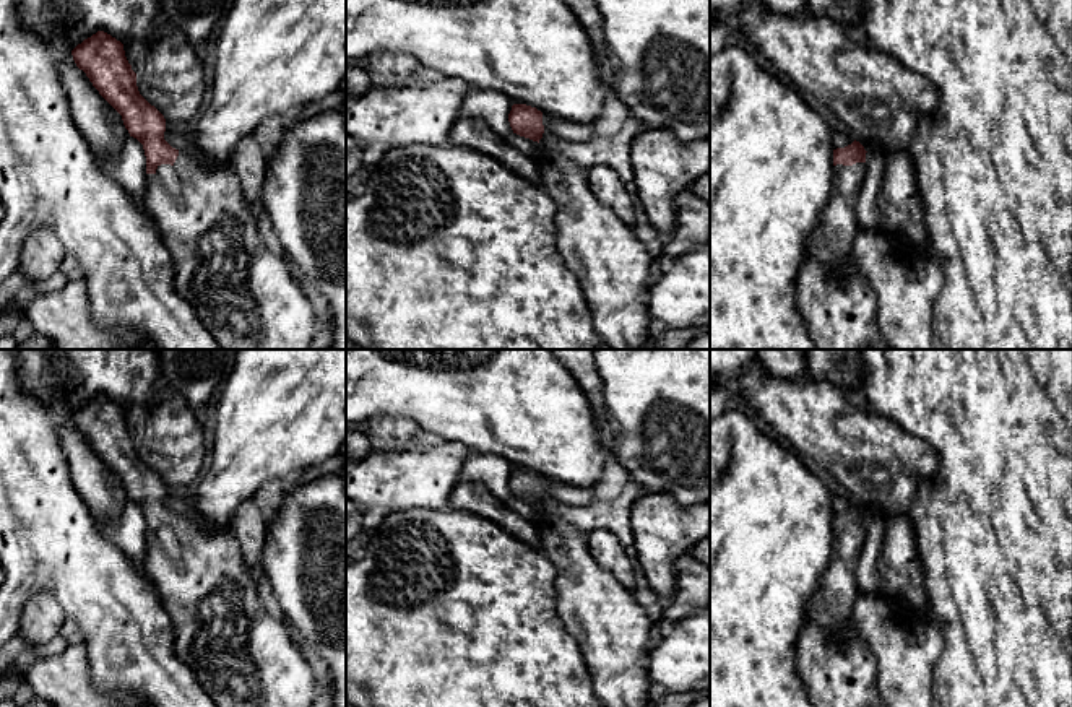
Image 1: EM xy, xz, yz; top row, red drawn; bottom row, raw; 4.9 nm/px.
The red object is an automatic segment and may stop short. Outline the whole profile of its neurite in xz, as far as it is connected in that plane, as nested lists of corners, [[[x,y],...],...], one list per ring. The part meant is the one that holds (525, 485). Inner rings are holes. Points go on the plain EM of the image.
[[[513,468],[508,478],[508,486],[513,497],[538,507],[544,499],[551,497],[551,479],[526,468]]]

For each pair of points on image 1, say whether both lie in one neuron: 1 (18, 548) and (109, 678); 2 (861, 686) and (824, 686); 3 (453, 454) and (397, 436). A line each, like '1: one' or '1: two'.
1: one
2: one
3: two

